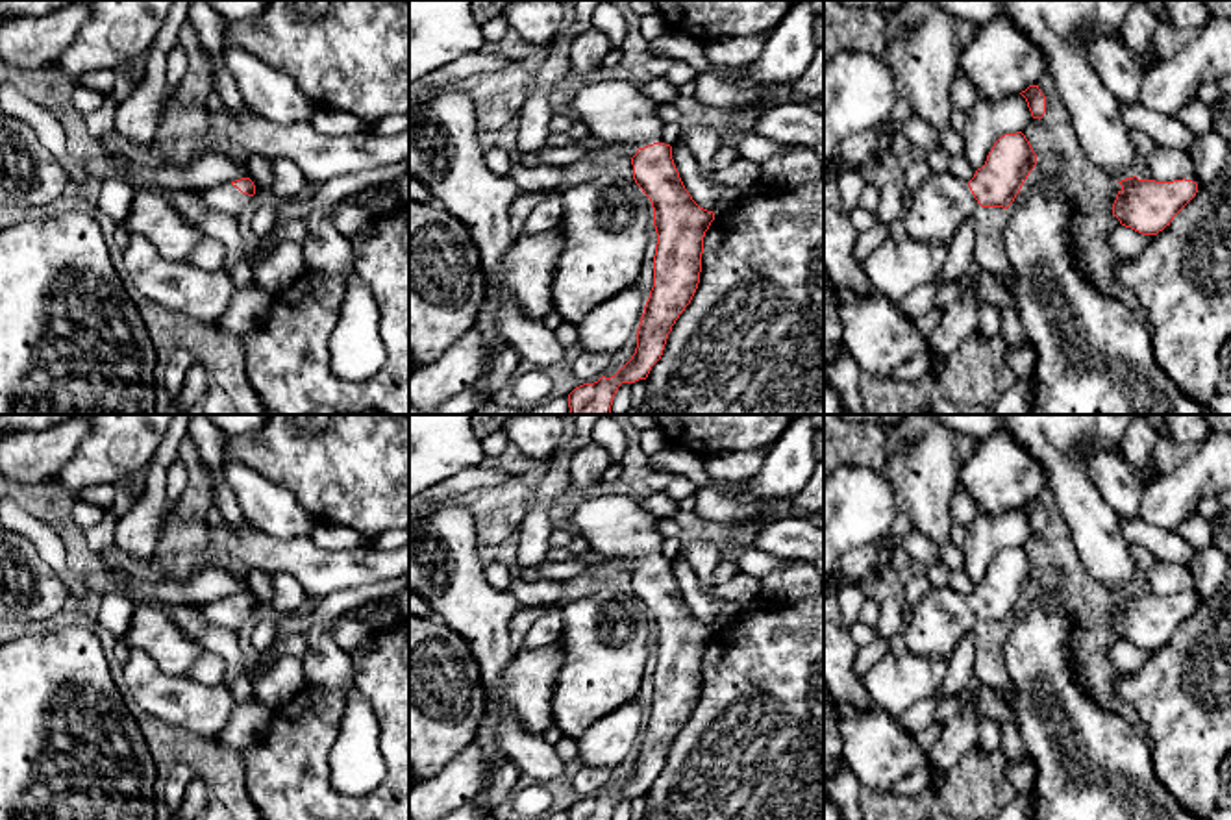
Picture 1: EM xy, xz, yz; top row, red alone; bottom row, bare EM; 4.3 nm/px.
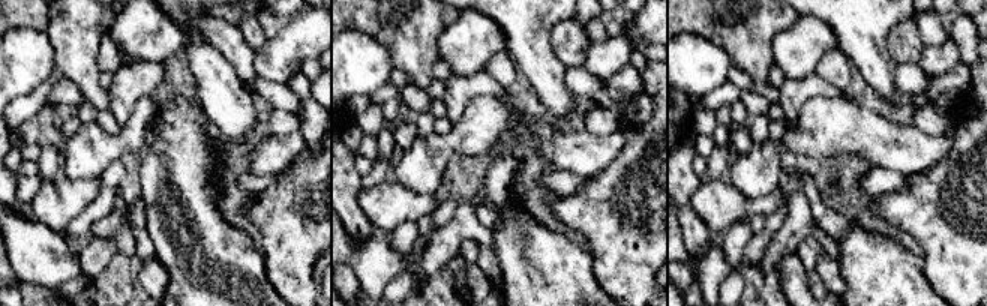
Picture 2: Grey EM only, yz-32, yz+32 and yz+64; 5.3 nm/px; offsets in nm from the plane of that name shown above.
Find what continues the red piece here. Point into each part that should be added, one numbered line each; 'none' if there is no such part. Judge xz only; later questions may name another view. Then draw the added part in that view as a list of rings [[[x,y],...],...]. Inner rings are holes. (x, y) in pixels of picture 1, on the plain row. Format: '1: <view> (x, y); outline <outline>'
1: xz (617, 524); outline [[[628,494],[585,498],[572,516],[576,535],[589,548],[609,557],[626,557],[635,563],[659,557],[663,537],[659,518]]]

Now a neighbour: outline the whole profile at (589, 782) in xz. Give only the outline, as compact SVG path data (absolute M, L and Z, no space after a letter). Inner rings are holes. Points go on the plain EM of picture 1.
M578 766L572 785L583 798L594 798L607 787L613 774L615 768L607 766Z

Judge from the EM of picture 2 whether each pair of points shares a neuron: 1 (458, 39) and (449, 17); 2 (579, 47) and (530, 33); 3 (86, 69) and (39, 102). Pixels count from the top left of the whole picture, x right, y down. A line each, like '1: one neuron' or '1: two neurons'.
1: two neurons
2: two neurons
3: two neurons

